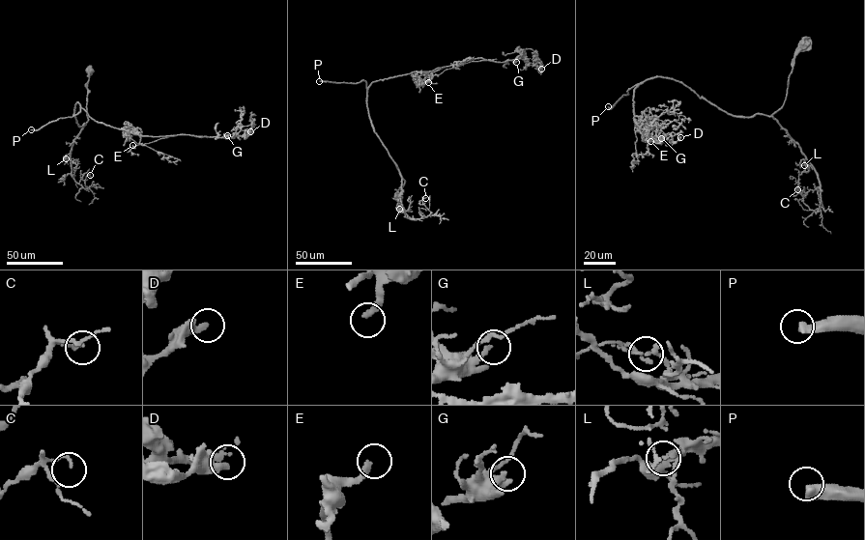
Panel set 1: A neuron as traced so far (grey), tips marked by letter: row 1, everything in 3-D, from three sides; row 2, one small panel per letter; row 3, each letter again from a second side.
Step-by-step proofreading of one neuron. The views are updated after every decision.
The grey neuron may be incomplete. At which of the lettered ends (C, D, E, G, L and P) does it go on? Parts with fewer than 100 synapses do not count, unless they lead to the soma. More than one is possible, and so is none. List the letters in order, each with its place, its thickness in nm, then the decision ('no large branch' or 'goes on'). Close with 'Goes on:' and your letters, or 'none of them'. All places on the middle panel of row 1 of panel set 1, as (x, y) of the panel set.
C: (425, 198) | 140 nm | no large branch
D: (541, 69) | 420 nm | no large branch
E: (428, 82) | 280 nm | goes on
G: (516, 62) | 180 nm | goes on
L: (399, 209) | 170 nm | no large branch
P: (319, 81) | 440 nm | goes on
Goes on: E, G, P

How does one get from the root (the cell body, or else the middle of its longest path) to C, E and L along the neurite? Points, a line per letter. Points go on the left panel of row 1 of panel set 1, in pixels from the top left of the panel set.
C: (90, 71), (88, 120), (73, 140), (70, 159), (72, 177), (87, 190), (84, 180), (90, 175)
E: (90, 71), (88, 120), (79, 126), (73, 115), (77, 102), (96, 121), (136, 133), (139, 143), (132, 145)
L: (90, 71), (88, 120), (73, 140), (71, 154), (66, 158)

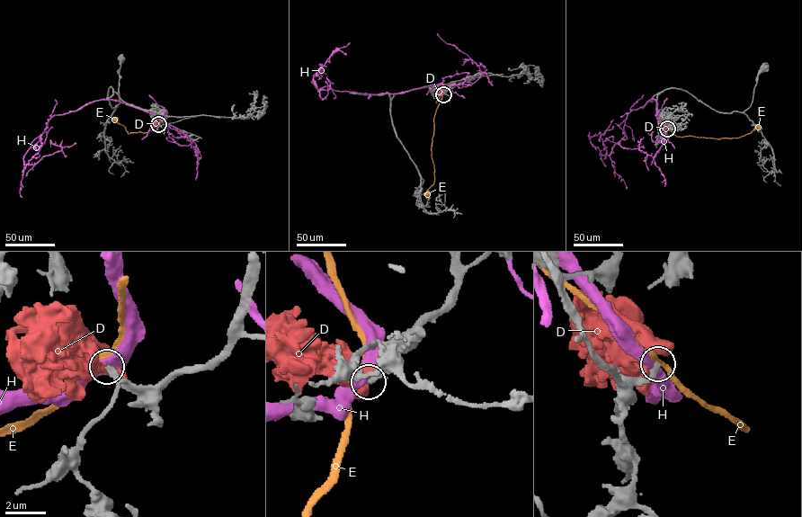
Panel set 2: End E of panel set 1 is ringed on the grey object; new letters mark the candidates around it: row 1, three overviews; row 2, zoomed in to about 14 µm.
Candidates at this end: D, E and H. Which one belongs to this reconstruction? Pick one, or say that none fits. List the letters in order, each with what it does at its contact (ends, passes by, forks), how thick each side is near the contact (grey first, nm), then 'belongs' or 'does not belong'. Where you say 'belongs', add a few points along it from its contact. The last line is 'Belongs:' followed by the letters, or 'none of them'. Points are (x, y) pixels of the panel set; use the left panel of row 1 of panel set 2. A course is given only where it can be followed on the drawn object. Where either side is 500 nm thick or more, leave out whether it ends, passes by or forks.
D: it ends | 400/360 nm | does not belong
E: it passes by | 280/320 nm | does not belong
H: it passes by | 320/440 nm | does not belong
Belongs: none of them

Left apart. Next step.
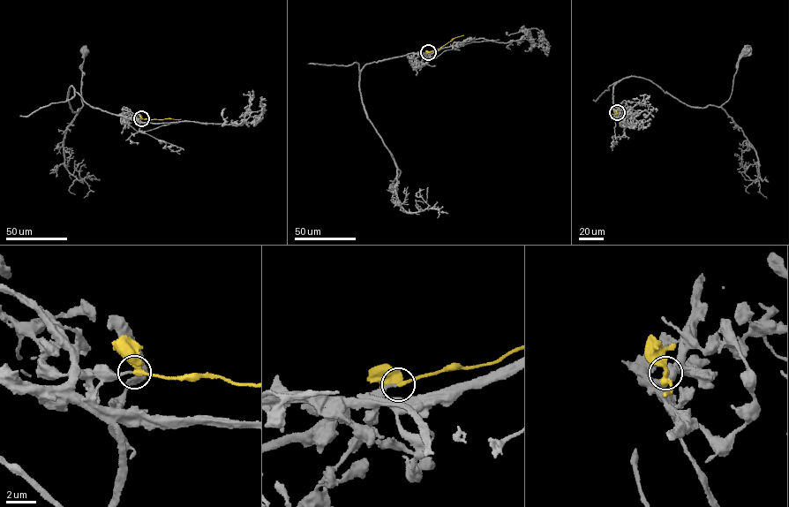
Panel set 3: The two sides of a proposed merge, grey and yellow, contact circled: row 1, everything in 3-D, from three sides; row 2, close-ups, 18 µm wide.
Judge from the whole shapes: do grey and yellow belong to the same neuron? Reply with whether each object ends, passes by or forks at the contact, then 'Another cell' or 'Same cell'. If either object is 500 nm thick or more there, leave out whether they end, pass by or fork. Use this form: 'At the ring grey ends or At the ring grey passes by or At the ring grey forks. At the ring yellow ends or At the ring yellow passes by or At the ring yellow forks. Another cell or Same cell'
At the ring grey ends. At the ring yellow passes by. Same cell

